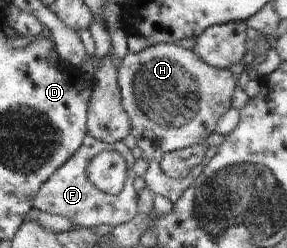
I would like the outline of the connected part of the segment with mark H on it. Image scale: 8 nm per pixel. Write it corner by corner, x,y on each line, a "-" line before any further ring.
158,44
149,46
138,53
126,53
119,66
118,83
122,92
122,103
130,116
132,124
131,135
136,138
137,146
142,150
143,158
147,159
150,167
144,176
146,185
156,194
168,198
175,204
193,186
201,176
205,162
195,166
184,179
169,178
161,168
161,158
167,152
189,148
195,144
205,144
211,134
217,132
219,120
227,114
233,106
233,92
237,86
239,76
245,72
253,71
253,65
237,63
231,68
215,68
203,60
193,49
185,49
173,44

